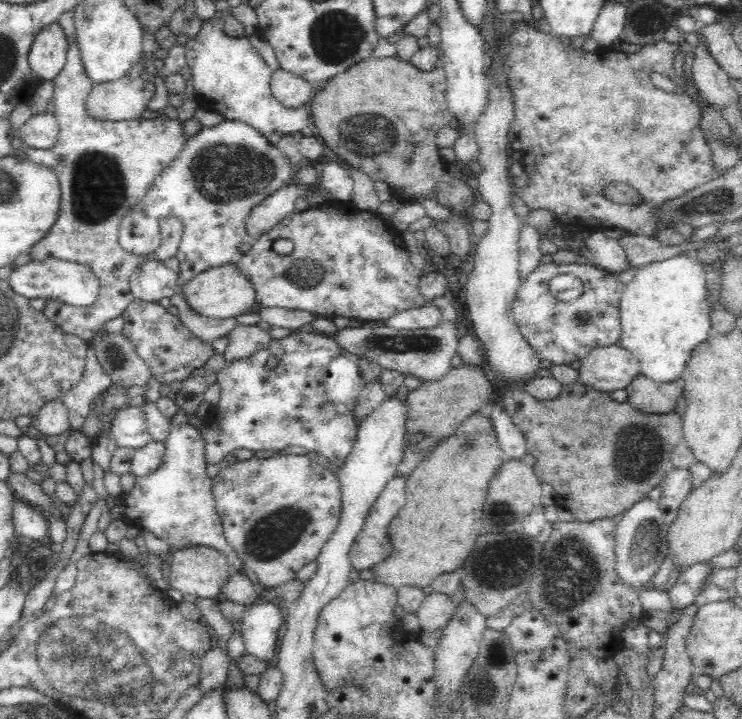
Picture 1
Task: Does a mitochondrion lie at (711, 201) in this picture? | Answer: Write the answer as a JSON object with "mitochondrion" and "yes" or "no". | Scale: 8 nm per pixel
{"mitochondrion":"yes"}

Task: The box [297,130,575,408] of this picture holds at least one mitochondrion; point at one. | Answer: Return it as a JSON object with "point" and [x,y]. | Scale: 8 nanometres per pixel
{"point":[395,343]}

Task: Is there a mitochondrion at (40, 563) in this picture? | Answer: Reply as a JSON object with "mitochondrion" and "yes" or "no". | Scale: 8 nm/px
{"mitochondrion":"no"}

